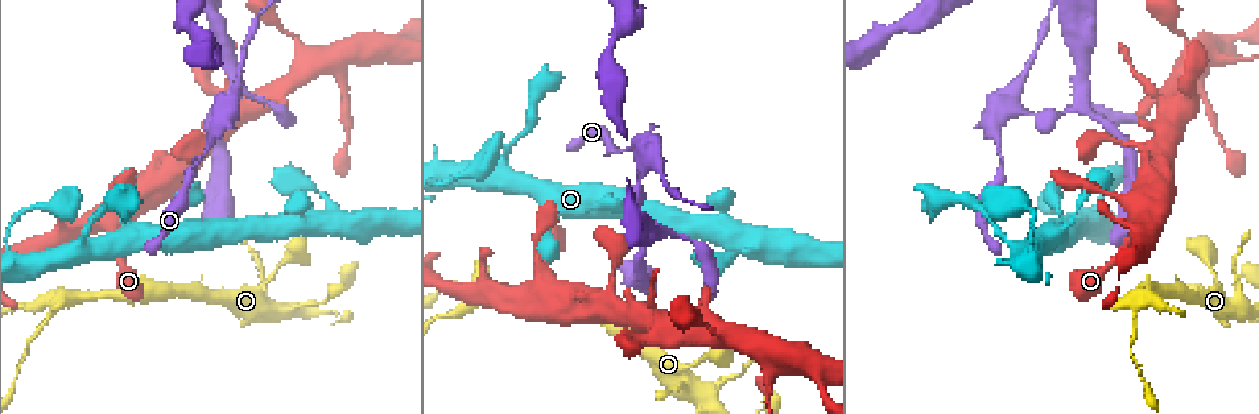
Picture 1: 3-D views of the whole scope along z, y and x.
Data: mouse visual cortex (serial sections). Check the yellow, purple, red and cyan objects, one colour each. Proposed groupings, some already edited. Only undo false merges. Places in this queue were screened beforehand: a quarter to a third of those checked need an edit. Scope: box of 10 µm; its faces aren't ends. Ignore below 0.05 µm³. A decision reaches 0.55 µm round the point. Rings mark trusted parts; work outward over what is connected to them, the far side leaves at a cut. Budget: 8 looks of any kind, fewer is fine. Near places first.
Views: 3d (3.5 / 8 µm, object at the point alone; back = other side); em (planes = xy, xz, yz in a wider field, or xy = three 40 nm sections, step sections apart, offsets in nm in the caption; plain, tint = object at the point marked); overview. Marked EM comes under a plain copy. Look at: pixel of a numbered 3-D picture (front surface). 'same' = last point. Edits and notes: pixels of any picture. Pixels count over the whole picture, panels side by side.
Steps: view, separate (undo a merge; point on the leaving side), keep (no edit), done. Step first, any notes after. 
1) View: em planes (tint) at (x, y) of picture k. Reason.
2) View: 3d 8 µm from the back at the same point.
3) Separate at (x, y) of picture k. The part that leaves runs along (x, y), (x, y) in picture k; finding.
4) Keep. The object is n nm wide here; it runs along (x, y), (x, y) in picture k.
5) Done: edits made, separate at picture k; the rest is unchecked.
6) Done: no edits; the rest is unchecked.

View: 3d 8 µm at (64, 298) of picture 1.

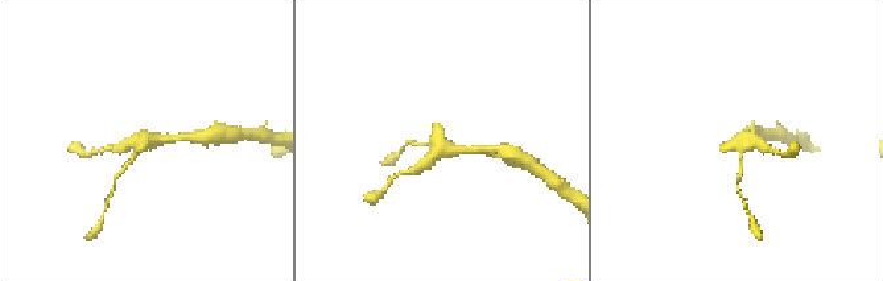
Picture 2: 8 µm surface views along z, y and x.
View: 3d 3.5 µm at the same point.

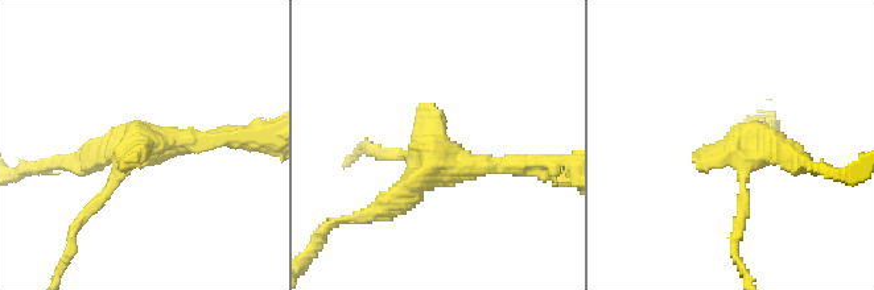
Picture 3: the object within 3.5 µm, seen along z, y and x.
Keep. It runs along (235, 139), (141, 143), (93, 207) in picture 3; all the same cell.

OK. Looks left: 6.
View: 3d 8 µm at (224, 110) of picture 1. Calibre changes.

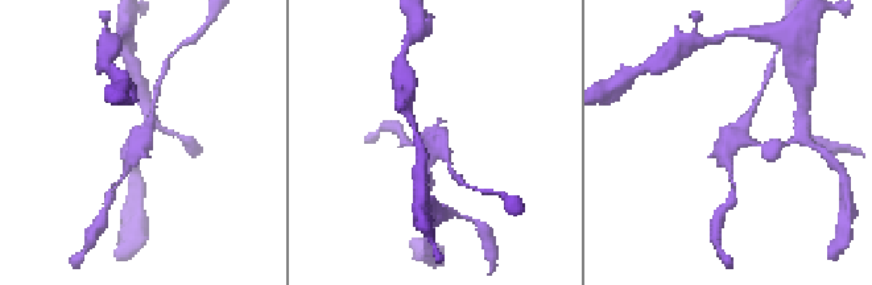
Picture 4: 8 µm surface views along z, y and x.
View: em xy step 1 (tint) at the same point.

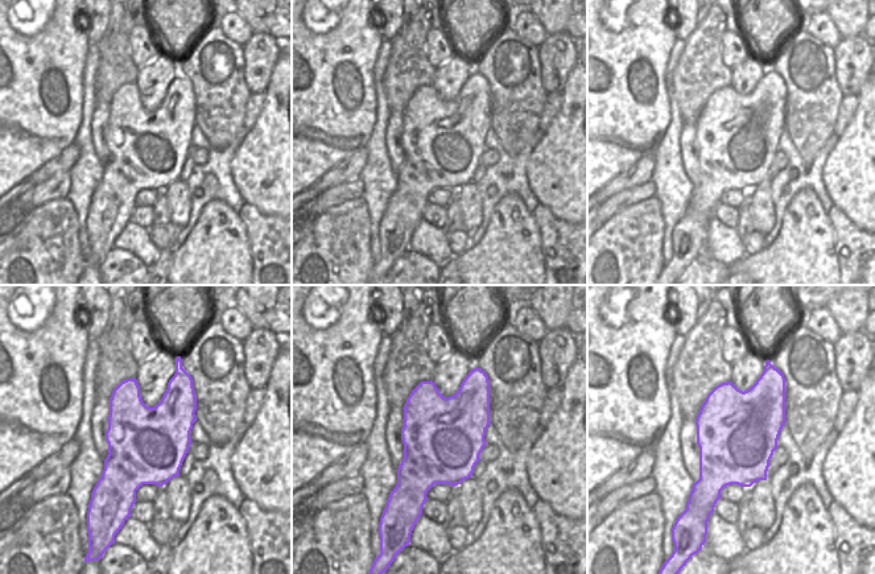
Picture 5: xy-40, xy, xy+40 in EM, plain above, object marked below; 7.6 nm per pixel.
Keep. It runs along (732, 172), (734, 141), (771, 151) in picture 4; one cell here.

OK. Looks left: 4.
View: 3d 3.5 µm from the back at (714, 392) of picture 1. Small branch off a trunk.

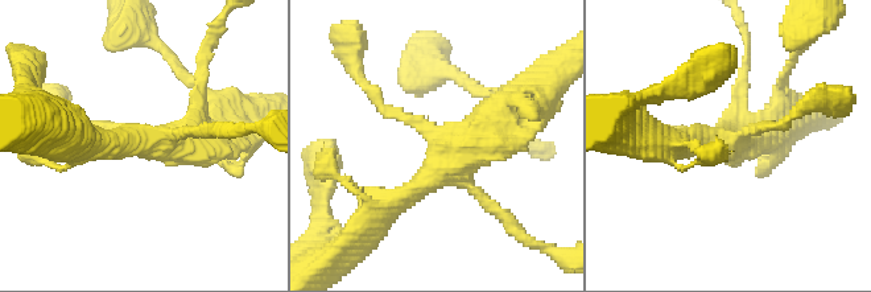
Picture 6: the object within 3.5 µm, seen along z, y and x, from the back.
View: em xy step 1 (tint) at (436, 140) of picture 6. 4 arms meet here; the arms are 150, 150, 300, 500 nm wide; now the EM.

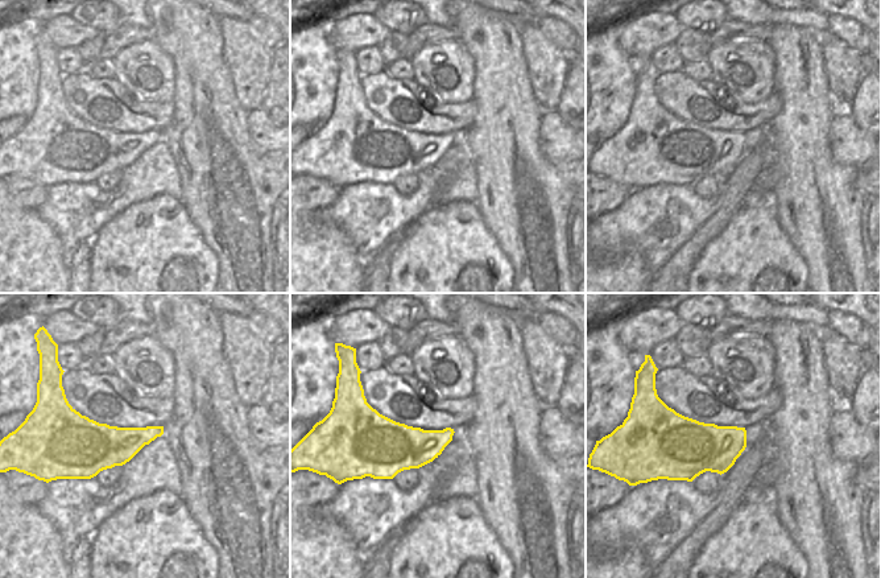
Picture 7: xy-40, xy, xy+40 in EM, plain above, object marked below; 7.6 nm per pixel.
Keep. It runs along (500, 112), (444, 151), (370, 89) in picture 6; one cell here.

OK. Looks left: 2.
View: 3d 3.5 µm from the back at (1236, 60) of picture 1. Calibre changes.

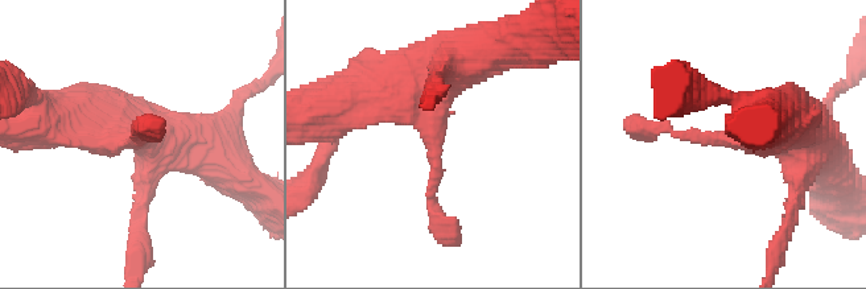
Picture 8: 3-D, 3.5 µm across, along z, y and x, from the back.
View: em xy step 5 (tint) at (729, 137) of picture 8.

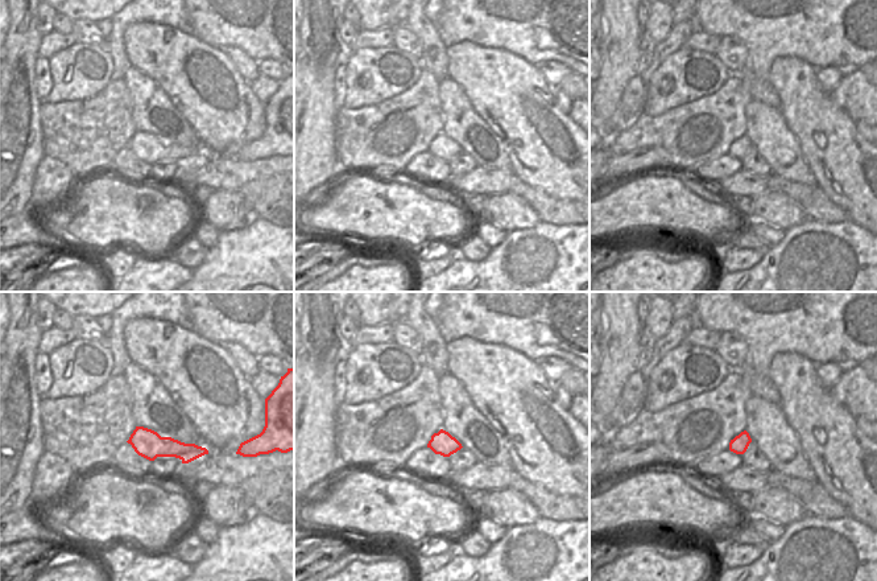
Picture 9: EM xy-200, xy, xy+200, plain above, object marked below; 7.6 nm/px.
Keep. The arms are 150, 600 nm wide; it runs along (456, 62), (436, 86), (436, 201) in picture 8; one cell here.

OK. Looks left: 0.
Done: no edits; the rest is unchecked.

